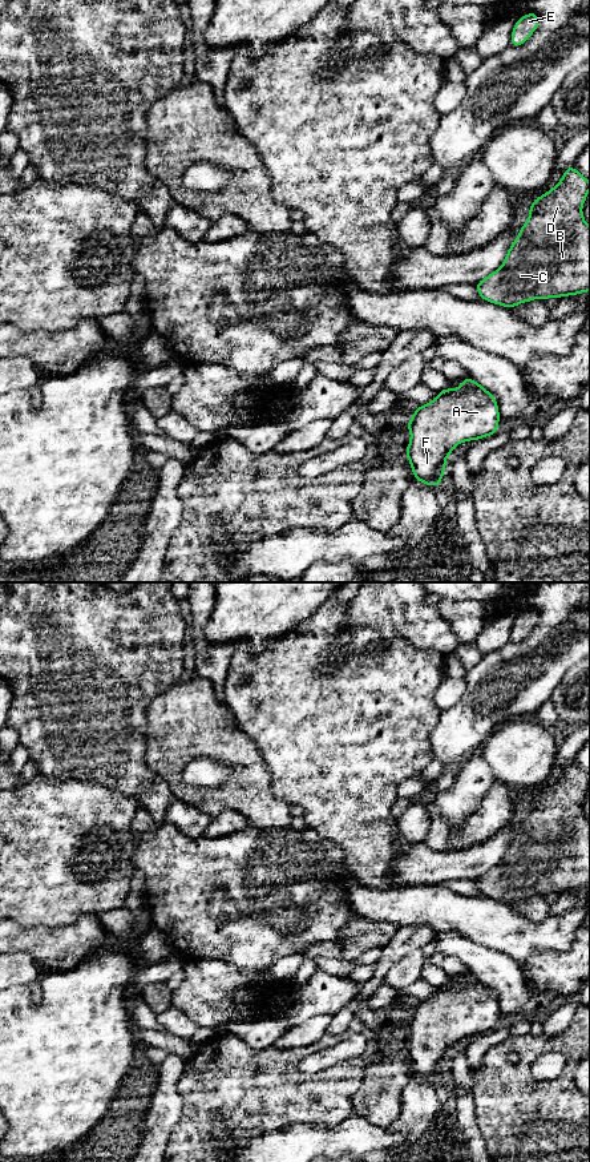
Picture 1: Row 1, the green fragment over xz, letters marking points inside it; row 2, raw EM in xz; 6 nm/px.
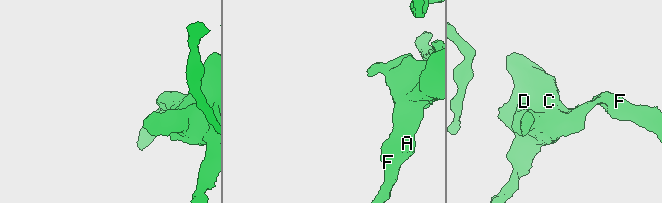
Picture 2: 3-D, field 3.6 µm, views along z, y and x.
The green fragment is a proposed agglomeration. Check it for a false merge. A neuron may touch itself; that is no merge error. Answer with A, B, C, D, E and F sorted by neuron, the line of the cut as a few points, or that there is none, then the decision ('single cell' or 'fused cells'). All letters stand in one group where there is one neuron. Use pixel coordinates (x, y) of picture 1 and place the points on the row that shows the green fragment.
A B C D E F; no cut; single cell

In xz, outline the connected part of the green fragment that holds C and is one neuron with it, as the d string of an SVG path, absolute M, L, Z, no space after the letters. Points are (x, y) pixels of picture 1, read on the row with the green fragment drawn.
M567 166L561 181L530 203L529 218L510 245L504 263L476 283L482 300L512 308L533 299L590 291L590 226L582 214L589 190L590 181L574 166Z

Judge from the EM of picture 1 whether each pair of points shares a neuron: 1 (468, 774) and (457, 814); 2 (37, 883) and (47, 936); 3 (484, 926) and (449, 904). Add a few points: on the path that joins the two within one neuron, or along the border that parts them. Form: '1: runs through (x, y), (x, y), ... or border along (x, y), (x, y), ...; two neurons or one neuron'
1: runs through (468, 783), (468, 791), (457, 805); one neuron
2: border along (15, 920), (24, 926), (67, 926), (76, 922); two neurons
3: runs through (476, 919), (457, 912); one neuron

